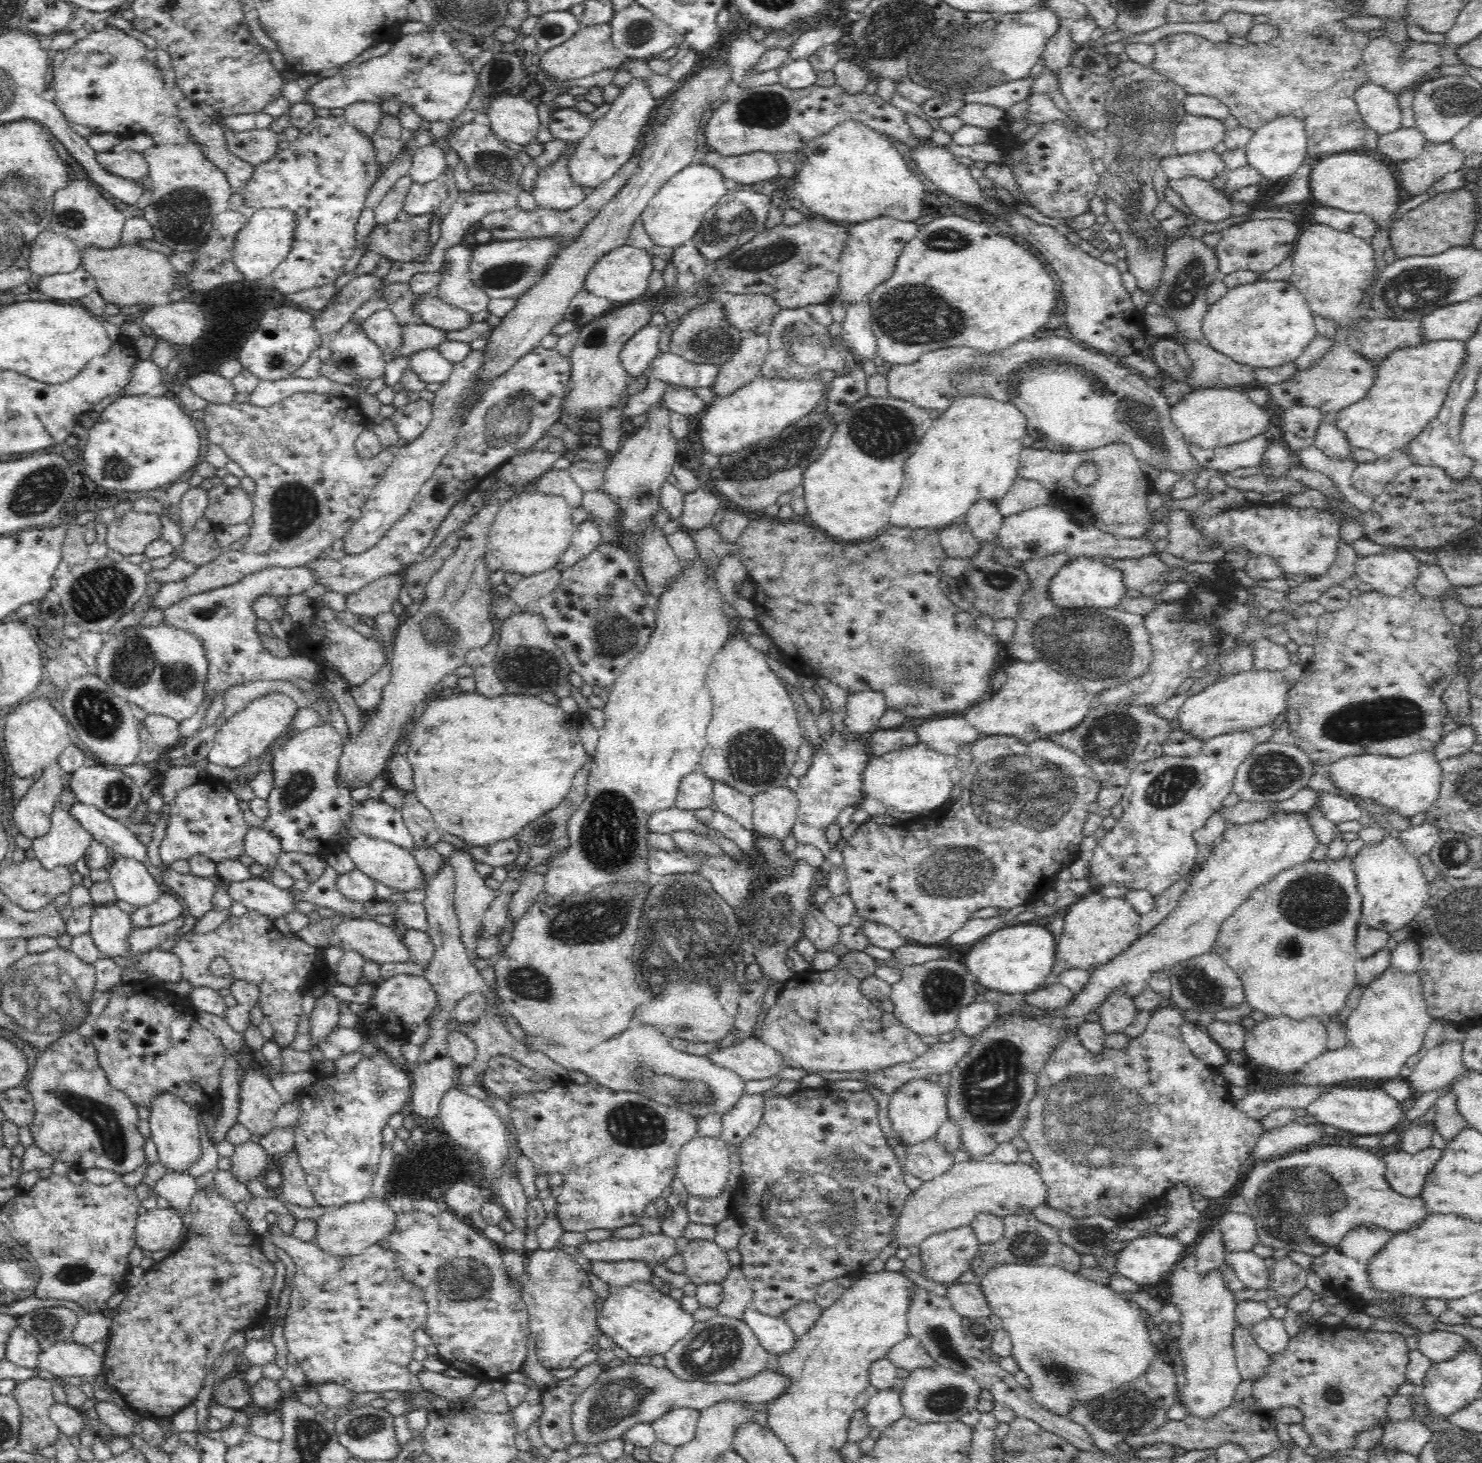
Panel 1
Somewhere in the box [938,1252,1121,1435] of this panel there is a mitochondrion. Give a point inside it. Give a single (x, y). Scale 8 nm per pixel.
(1062, 1379)

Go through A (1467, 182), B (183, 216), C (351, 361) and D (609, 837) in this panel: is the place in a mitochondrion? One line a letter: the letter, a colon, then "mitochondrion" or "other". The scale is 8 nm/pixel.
A: other
B: mitochondrion
C: mitochondrion
D: mitochondrion

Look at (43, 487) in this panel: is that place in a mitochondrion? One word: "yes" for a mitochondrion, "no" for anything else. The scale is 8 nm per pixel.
yes

